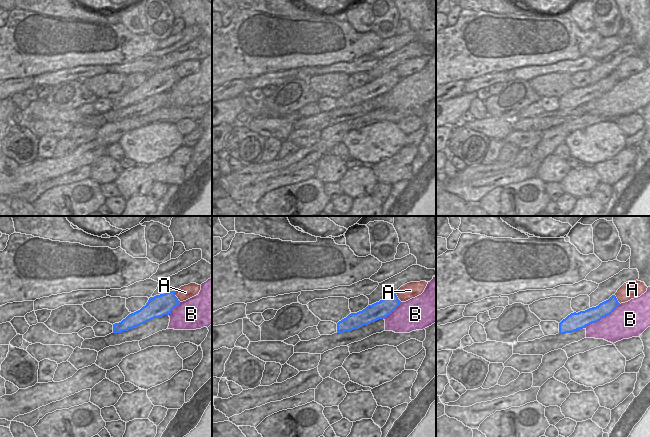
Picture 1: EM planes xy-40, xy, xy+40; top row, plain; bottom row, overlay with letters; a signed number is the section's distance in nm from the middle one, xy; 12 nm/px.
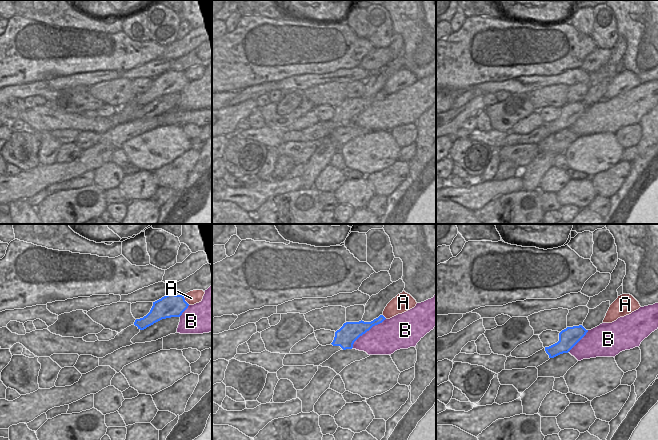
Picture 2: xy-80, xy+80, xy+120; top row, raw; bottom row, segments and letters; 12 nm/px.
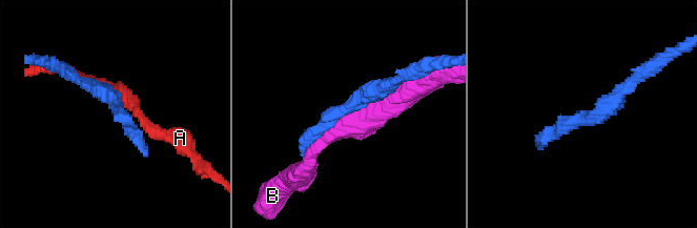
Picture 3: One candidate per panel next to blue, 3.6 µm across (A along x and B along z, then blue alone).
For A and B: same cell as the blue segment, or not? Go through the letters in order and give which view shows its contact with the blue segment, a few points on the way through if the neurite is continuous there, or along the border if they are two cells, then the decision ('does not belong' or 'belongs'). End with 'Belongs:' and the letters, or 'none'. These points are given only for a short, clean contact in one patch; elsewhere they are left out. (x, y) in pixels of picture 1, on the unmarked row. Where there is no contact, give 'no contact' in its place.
A: xy-40 | does not belong
B: xy+40 | does not belong
Belongs: none

